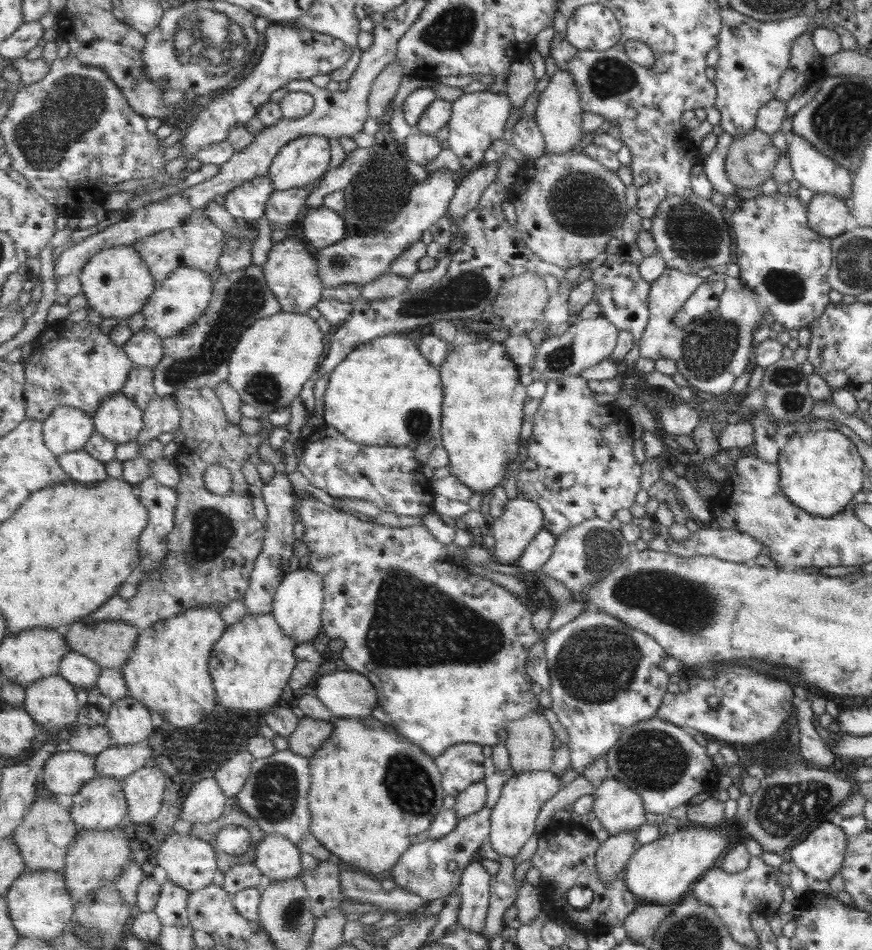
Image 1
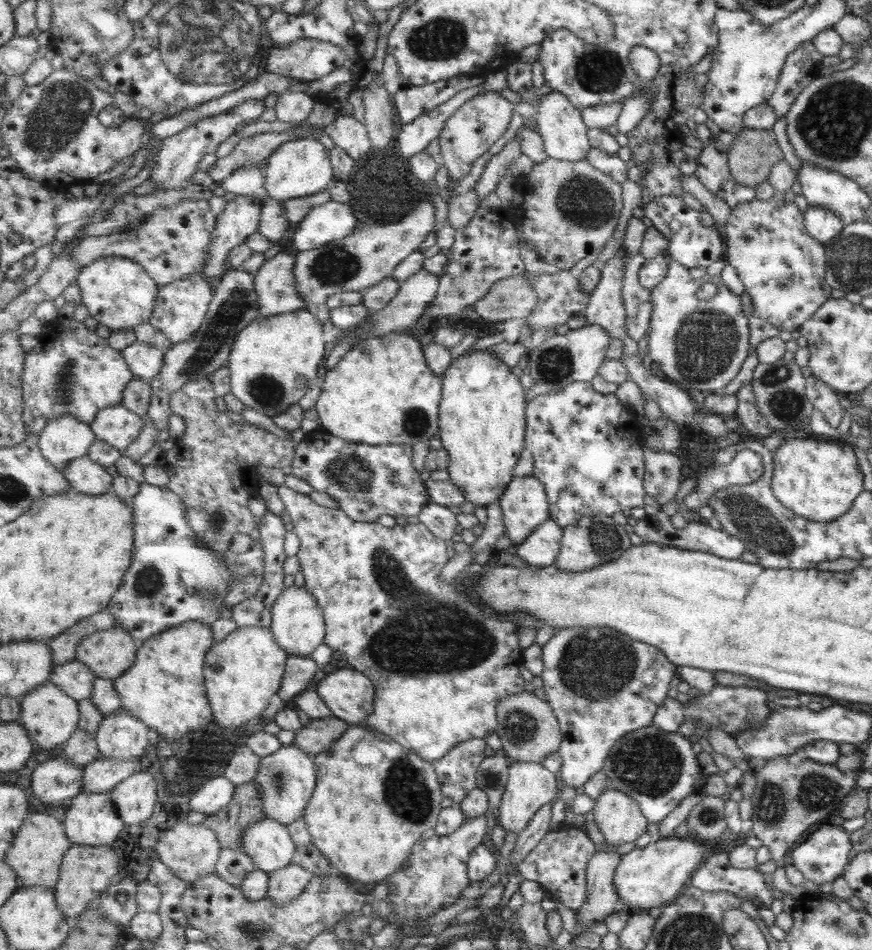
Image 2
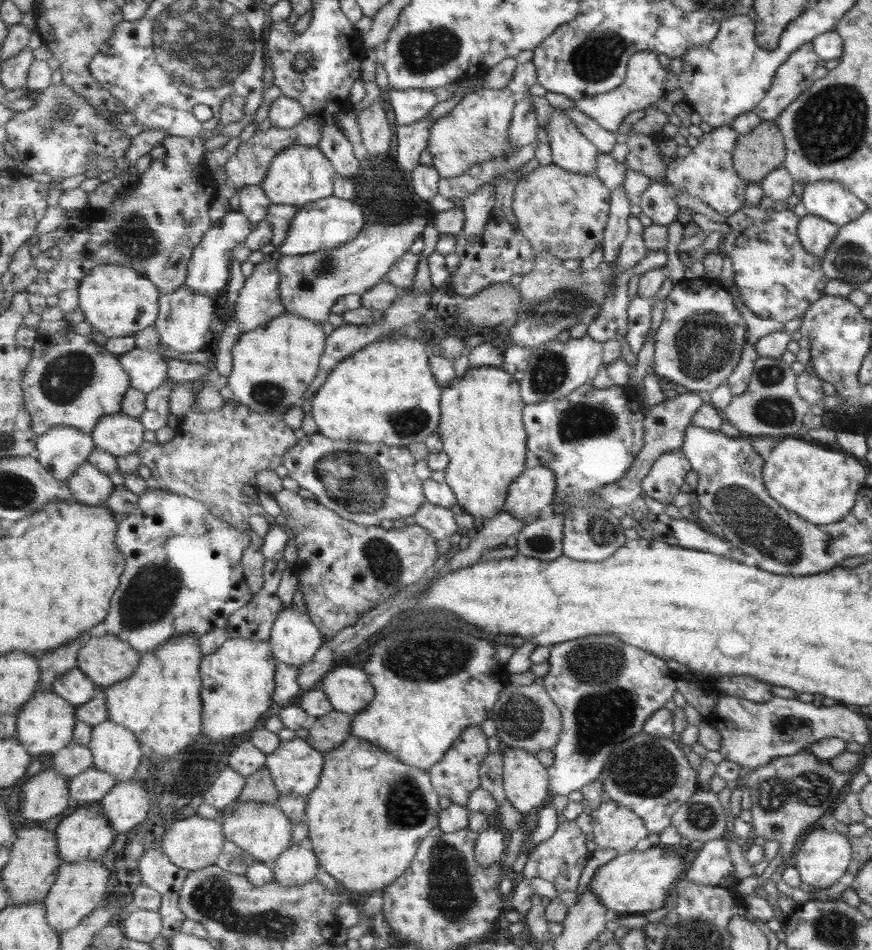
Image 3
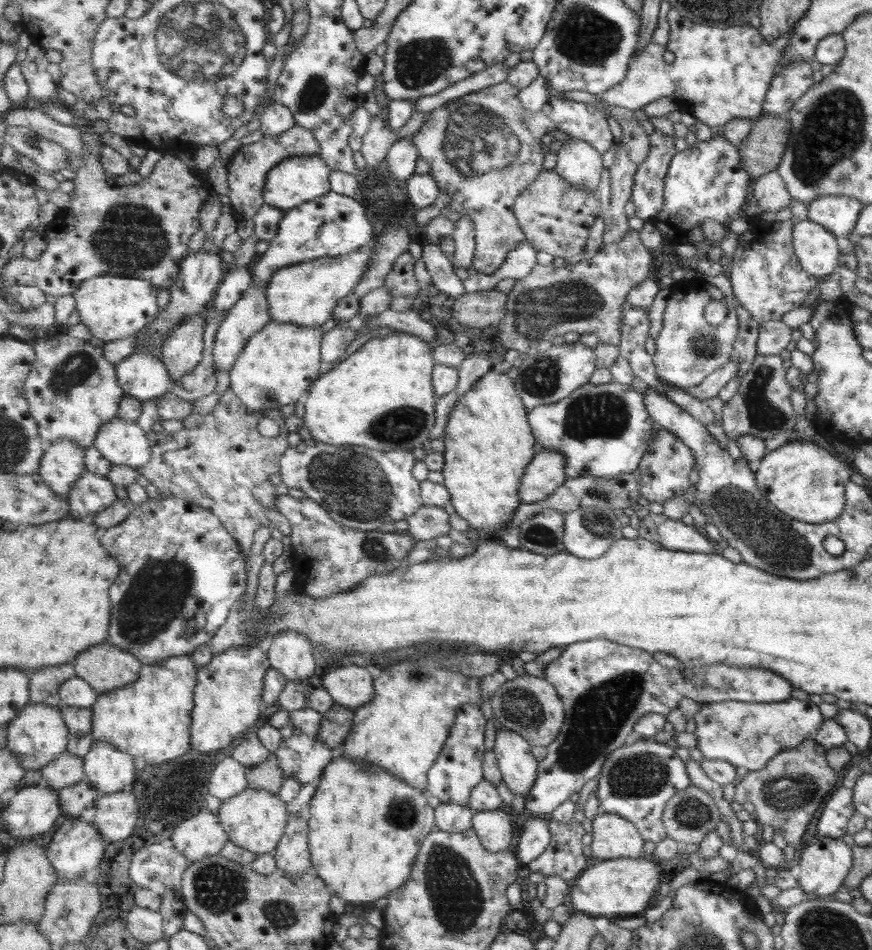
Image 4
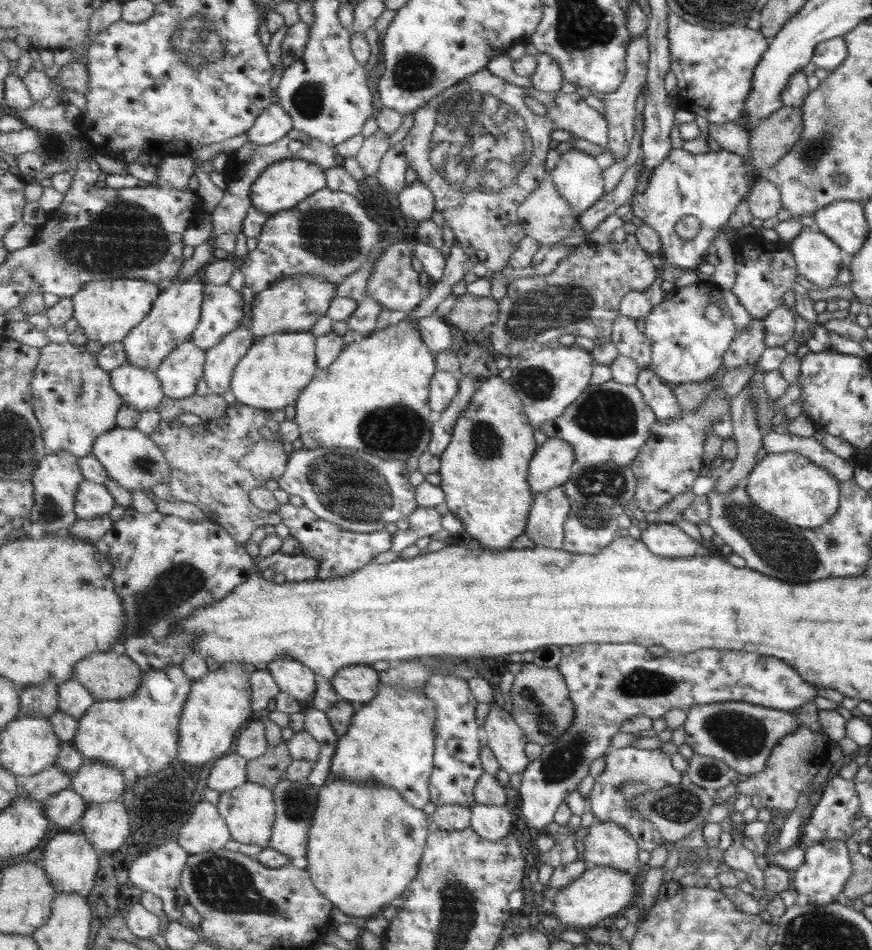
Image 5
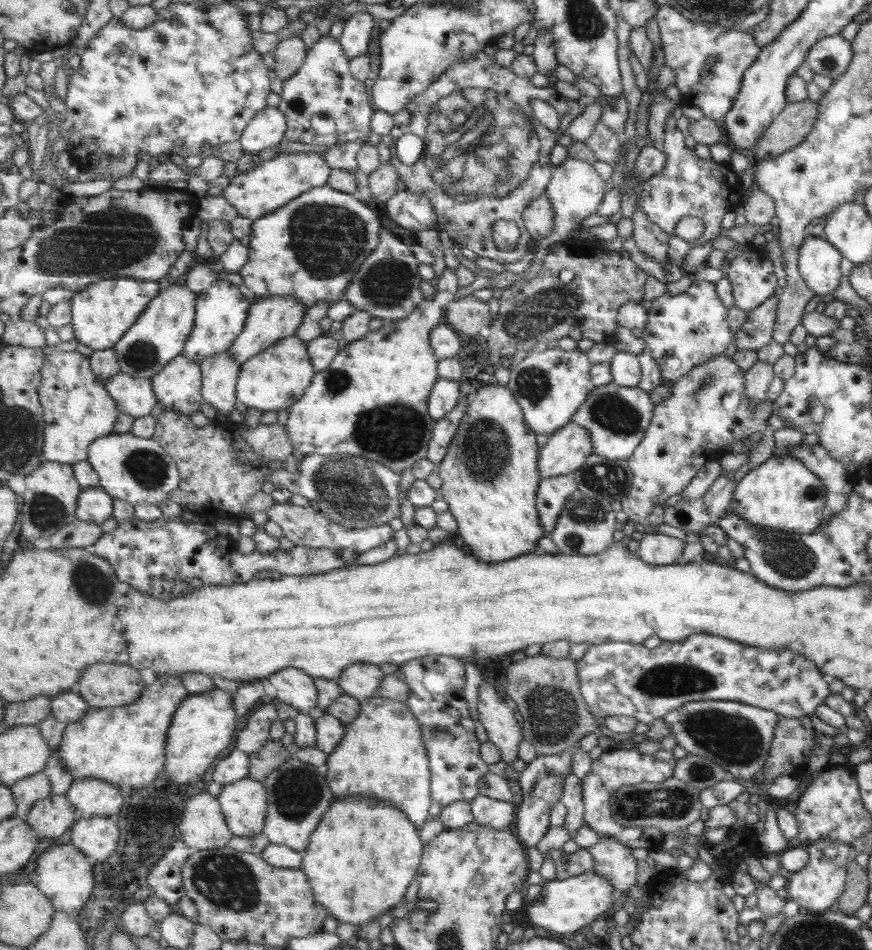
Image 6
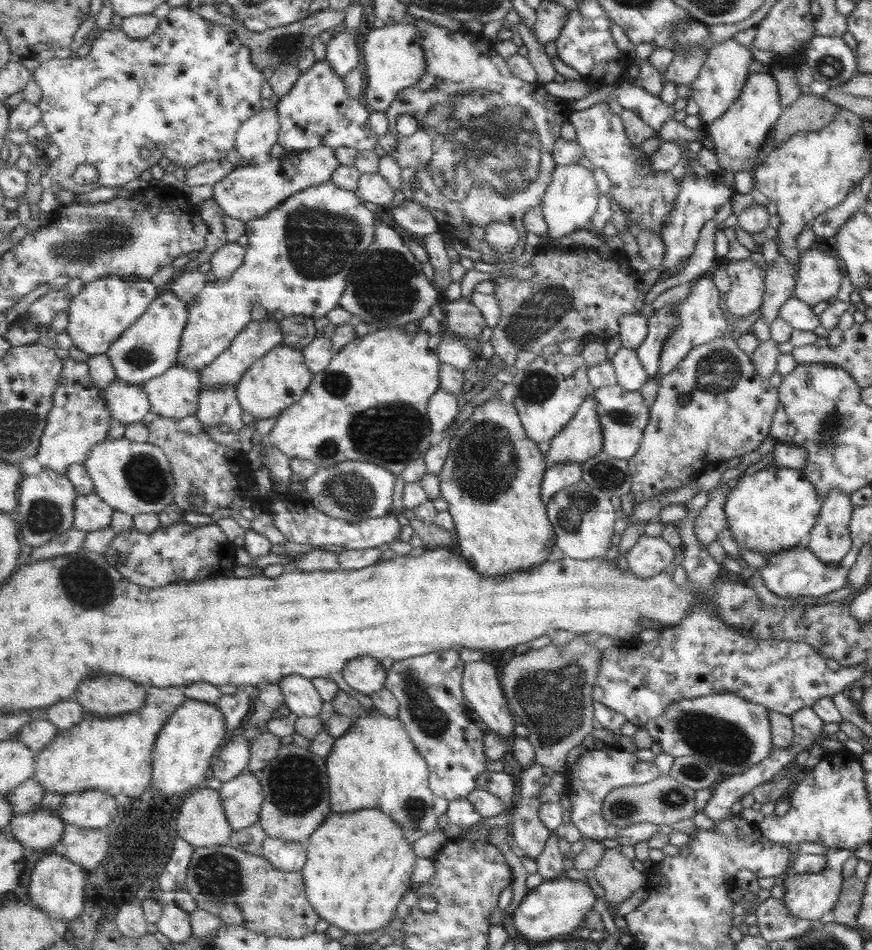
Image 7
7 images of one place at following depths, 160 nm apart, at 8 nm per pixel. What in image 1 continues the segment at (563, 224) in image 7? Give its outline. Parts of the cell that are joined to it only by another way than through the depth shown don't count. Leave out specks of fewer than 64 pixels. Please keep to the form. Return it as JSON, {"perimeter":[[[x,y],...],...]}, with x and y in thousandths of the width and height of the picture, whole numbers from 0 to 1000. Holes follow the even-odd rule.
{"perimeter":[[[640,73],[631,83],[628,91],[618,99],[612,124],[624,141],[626,156],[634,161],[655,160],[669,147],[671,139],[667,131],[671,119],[661,84],[653,75]]]}

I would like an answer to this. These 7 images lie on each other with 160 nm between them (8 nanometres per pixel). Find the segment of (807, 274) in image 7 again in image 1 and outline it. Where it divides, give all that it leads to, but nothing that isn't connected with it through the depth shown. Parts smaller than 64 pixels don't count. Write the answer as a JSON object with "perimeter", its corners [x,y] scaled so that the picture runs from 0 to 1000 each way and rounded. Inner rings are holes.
{"perimeter":[[[937,203],[924,215],[927,240],[951,253],[969,245],[977,238],[974,215],[962,207]]]}

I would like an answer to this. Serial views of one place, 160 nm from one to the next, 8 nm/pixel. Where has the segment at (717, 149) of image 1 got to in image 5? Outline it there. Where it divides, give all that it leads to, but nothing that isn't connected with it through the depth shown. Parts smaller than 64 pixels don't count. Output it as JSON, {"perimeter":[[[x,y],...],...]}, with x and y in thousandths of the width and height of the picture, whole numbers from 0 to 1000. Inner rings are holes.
{"perimeter":[[[781,156],[772,157],[747,183],[743,196],[727,206],[724,221],[728,222],[740,237],[756,244],[756,249],[760,253],[760,267],[767,277],[782,284],[797,284],[806,277],[813,256],[831,240],[836,225],[857,204],[859,172],[845,161],[829,157],[792,162]],[[784,227],[804,231],[804,244],[795,253],[783,253],[774,242]]]}

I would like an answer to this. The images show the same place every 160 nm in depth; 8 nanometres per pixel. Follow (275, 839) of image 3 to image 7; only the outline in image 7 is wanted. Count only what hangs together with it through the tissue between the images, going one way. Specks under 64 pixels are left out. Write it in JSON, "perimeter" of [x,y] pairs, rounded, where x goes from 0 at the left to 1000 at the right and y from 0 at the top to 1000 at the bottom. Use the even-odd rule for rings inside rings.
{"perimeter":[[[283,811],[272,817],[272,820],[256,824],[251,834],[268,875],[297,867],[303,834],[292,815]]]}

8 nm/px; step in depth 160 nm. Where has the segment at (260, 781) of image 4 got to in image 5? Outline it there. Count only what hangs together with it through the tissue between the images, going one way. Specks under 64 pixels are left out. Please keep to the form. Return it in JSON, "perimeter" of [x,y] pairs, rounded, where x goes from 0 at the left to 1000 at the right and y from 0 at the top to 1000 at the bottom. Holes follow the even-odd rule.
{"perimeter":[[[329,781],[311,784],[303,796],[284,802],[284,823],[315,828],[329,816],[329,809],[336,802]]]}

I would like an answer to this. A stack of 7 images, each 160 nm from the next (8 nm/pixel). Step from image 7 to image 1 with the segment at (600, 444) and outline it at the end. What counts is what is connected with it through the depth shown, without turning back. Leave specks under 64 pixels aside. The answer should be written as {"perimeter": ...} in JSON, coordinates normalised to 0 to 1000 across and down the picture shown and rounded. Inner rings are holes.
{"perimeter":[[[593,519],[580,533],[579,540],[572,546],[563,548],[563,559],[568,566],[564,577],[569,591],[575,594],[593,594],[596,585],[601,584],[602,578],[615,566],[616,562],[624,557],[625,541],[620,534],[601,520]]]}

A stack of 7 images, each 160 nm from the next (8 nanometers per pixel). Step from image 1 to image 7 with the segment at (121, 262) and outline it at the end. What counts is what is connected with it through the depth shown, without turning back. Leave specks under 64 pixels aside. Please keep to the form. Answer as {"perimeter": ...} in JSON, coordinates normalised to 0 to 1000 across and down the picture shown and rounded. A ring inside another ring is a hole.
{"perimeter":[[[125,291],[99,298],[81,318],[78,327],[80,342],[76,349],[91,368],[101,374],[120,373],[170,327],[183,309],[185,302],[178,301],[171,294],[151,291]]]}

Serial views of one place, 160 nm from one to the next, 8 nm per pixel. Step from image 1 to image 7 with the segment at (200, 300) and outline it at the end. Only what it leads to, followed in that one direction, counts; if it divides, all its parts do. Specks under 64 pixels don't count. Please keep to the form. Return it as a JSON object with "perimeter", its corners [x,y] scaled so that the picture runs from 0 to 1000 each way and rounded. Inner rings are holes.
{"perimeter":[[[196,385],[189,394],[164,404],[174,434],[189,440],[226,438],[233,408],[231,393],[212,385]]]}

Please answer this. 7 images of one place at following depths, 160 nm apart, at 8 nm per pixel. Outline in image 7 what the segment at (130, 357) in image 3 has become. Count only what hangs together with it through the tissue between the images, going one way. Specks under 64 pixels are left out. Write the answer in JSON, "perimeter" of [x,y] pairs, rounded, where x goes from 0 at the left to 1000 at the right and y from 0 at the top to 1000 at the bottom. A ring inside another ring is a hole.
{"perimeter":[[[133,399],[117,413],[124,421],[128,440],[146,448],[162,444],[171,434],[174,434],[173,422],[164,406],[153,406]]]}

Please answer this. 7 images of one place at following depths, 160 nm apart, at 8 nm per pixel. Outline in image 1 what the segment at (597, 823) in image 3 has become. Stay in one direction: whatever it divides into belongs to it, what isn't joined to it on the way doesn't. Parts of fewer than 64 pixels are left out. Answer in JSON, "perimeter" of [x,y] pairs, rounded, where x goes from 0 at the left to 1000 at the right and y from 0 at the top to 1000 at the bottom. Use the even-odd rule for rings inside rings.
{"perimeter":[[[701,817],[683,829],[680,839],[681,857],[700,879],[731,876],[742,865],[737,840],[705,818]]]}

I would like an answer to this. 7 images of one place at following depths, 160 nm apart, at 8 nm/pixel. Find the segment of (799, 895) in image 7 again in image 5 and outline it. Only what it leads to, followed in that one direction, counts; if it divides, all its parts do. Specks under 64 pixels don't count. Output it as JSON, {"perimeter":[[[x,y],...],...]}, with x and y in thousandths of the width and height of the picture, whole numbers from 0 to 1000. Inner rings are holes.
{"perimeter":[[[942,883],[922,895],[922,905],[909,918],[907,935],[912,941],[923,941],[928,951],[944,954],[963,946],[967,932],[975,920],[976,912],[968,885]]]}

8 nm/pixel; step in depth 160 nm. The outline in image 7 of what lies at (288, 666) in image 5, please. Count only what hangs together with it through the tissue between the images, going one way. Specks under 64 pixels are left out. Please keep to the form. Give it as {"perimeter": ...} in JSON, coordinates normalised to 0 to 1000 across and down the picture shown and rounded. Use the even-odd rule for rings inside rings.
{"perimeter":[[[331,711],[321,715],[319,721],[326,731],[326,738],[341,755],[366,755],[370,747],[370,736],[358,715],[345,711]]]}

